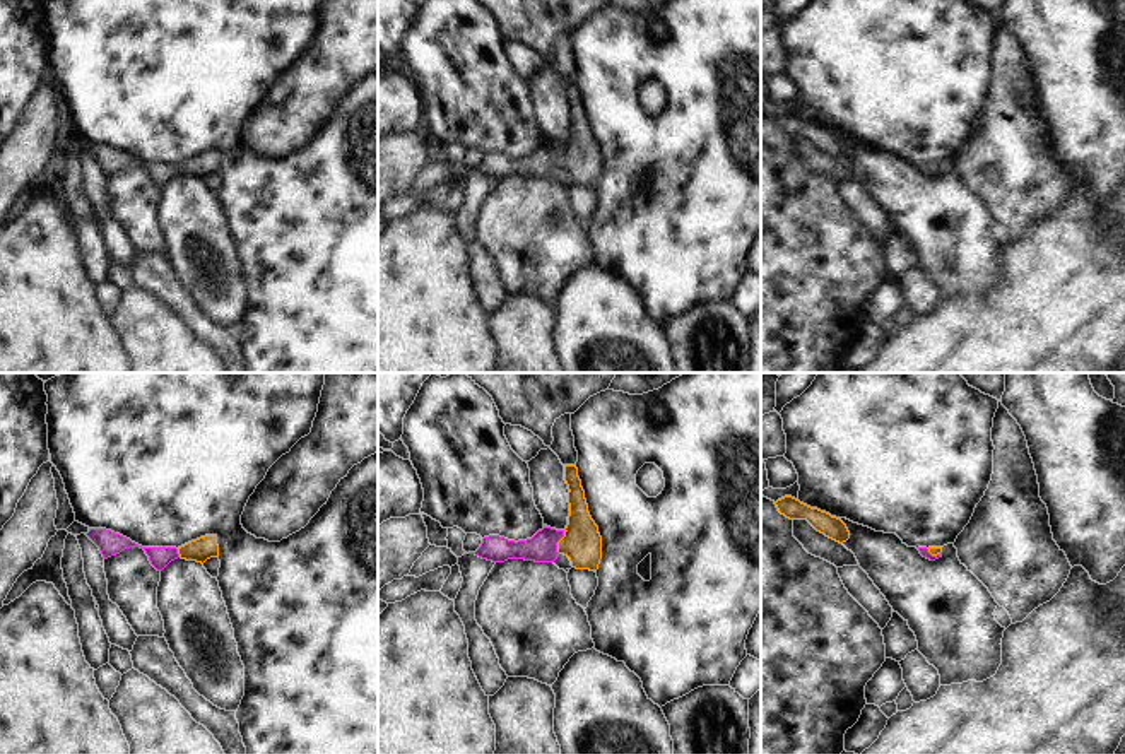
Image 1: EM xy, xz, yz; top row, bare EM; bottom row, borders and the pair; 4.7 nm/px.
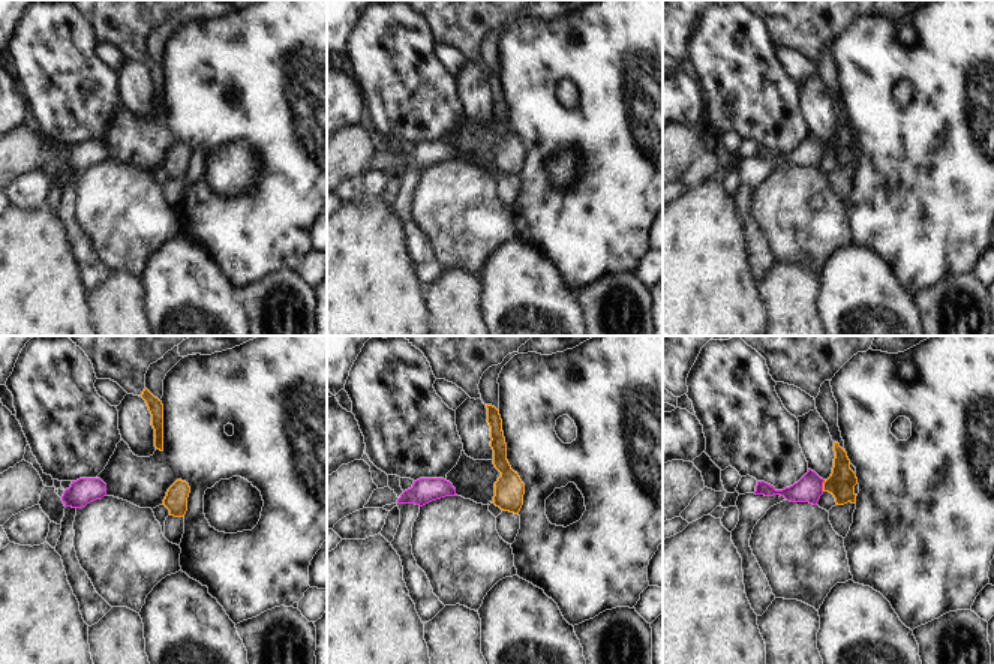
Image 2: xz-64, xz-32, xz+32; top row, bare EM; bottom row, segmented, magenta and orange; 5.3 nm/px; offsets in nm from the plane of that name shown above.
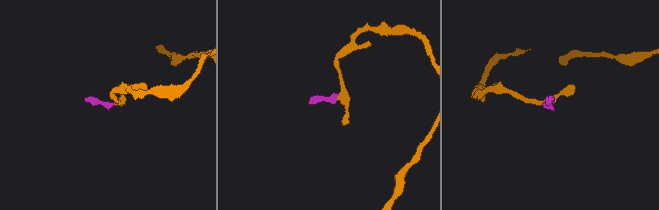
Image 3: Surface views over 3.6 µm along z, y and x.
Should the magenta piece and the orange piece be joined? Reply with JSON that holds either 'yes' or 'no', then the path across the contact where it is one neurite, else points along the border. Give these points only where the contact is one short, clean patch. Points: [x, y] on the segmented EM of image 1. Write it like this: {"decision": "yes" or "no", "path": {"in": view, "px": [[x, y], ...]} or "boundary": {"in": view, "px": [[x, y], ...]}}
{"decision": "yes", "path": {"in": "xz", "px": [[542, 547], [558, 541], [582, 542]]}}

